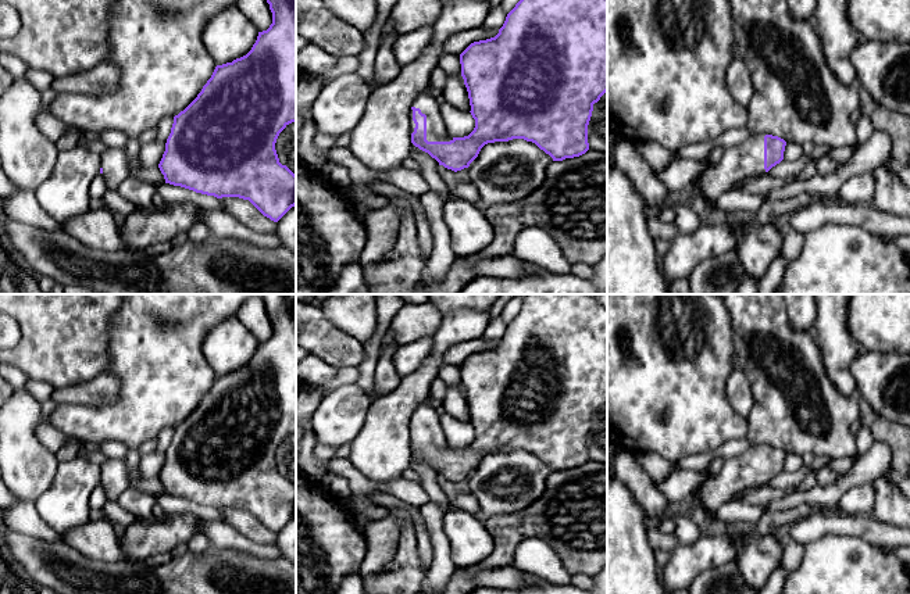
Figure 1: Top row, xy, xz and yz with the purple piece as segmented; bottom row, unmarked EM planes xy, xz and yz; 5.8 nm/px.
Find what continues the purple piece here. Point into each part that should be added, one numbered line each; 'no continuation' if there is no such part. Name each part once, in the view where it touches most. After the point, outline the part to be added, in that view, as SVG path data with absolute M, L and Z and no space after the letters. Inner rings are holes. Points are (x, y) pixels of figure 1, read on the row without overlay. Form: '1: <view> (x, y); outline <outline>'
1: xz (436, 442); outline M427 401L418 404L413 418L420 419L427 426L427 451L450 452L453 448L447 444L445 430L442 429L439 415Z

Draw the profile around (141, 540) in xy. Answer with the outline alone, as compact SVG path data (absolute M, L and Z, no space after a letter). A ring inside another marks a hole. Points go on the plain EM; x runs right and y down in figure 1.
M167 515L164 519L139 520L125 527L119 541L125 559L146 561L171 552L201 533L201 520L193 515Z

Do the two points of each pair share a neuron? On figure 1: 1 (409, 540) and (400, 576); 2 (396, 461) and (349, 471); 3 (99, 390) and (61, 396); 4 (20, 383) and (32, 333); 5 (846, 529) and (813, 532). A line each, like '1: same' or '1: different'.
1: same
2: different
3: same
4: different
5: same

